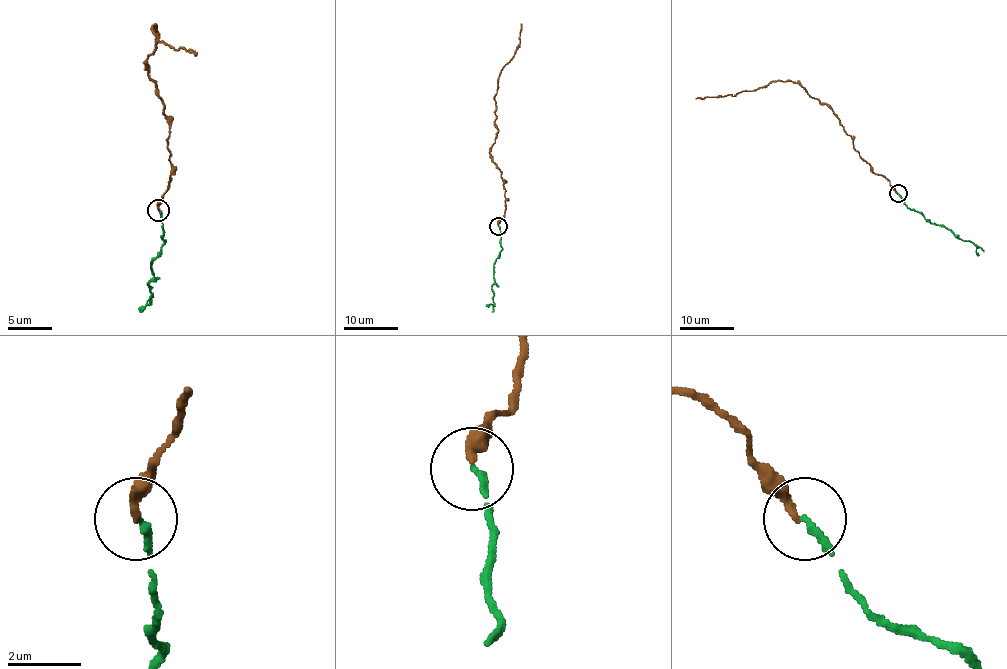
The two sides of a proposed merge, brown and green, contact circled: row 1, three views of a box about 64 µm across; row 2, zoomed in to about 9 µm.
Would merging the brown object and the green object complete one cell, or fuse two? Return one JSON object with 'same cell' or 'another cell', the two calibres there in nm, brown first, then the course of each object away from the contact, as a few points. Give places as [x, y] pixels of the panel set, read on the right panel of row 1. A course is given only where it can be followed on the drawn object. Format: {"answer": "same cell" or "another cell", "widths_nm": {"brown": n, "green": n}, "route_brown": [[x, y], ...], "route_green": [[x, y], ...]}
{"answer": "same cell", "widths_nm": {"brown": 240, "green": 190}, "route_brown": [[897, 193], [860, 156], [838, 117], [794, 82], [772, 81], [726, 96], [695, 98]], "route_green": [[898, 193], [909, 208], [932, 223], [943, 224], [957, 237], [970, 240], [978, 255]]}

